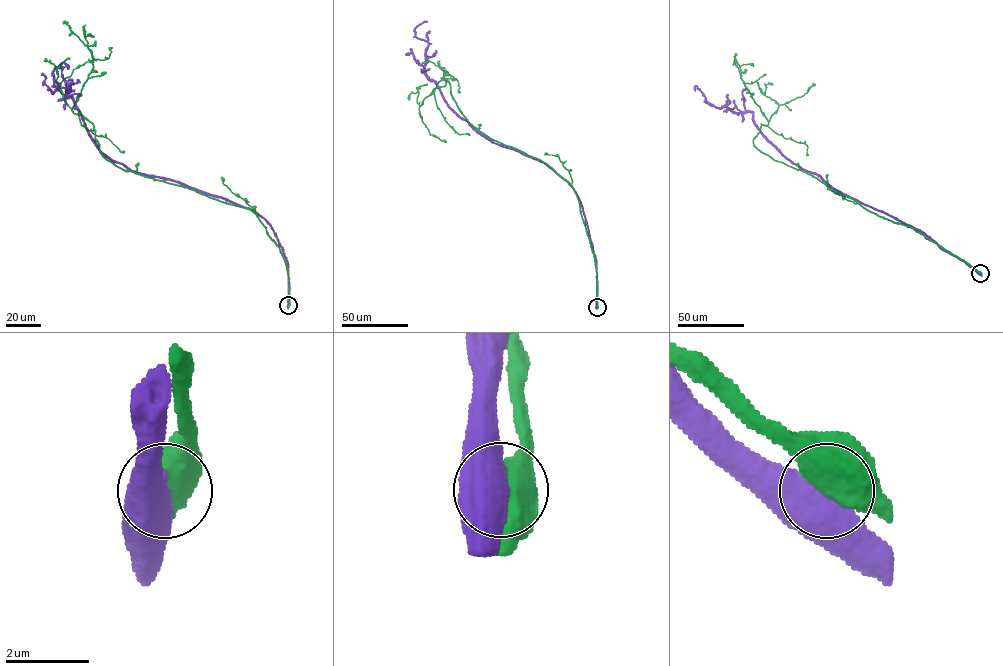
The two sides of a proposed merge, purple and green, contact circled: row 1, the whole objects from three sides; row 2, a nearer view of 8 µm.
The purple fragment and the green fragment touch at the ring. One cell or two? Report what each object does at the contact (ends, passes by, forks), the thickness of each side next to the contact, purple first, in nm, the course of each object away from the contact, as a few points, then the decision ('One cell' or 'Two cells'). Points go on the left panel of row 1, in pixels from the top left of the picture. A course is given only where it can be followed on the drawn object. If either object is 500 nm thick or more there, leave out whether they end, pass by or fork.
Thickness 900 nm (purple) against 850 nm. Course of purple: (288, 305), (288, 264), (264, 219), (113, 161), (70, 91), (54, 85), (53, 70), (68, 69). Course of green: (288, 305), (286, 262), (253, 211), (126, 171), (100, 153), (94, 125), (72, 107), (93, 57), (63, 23). Two cells

